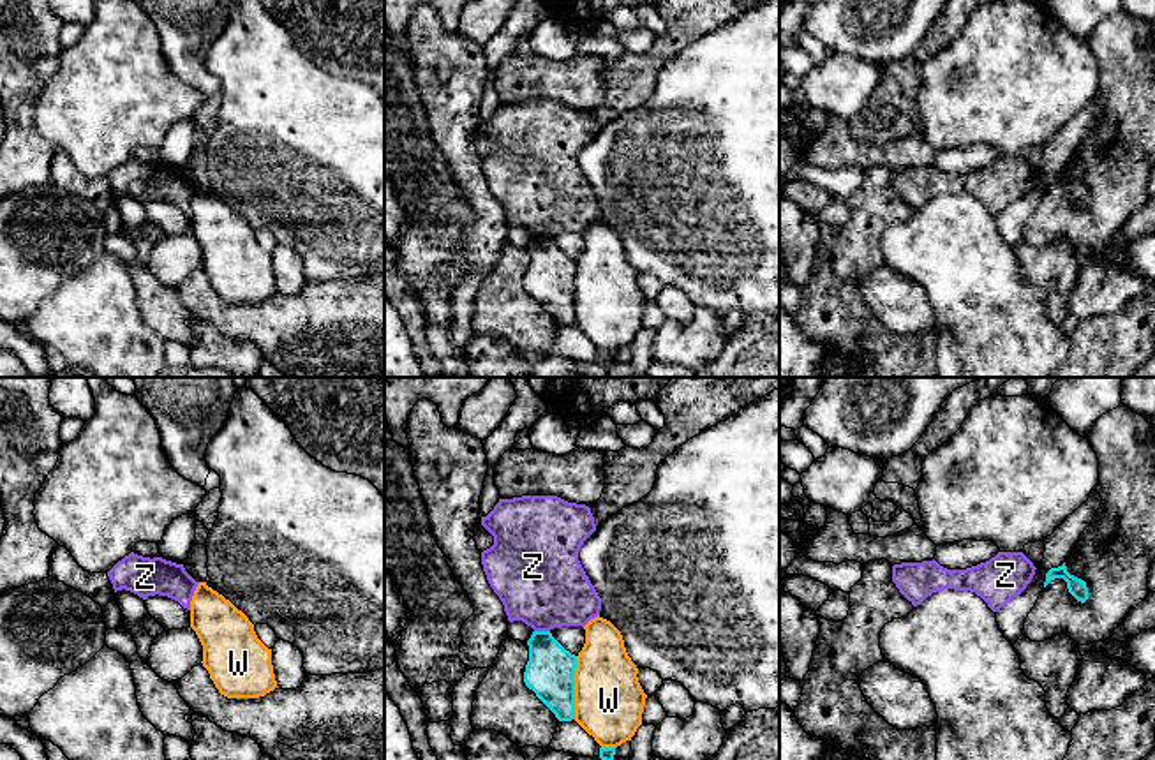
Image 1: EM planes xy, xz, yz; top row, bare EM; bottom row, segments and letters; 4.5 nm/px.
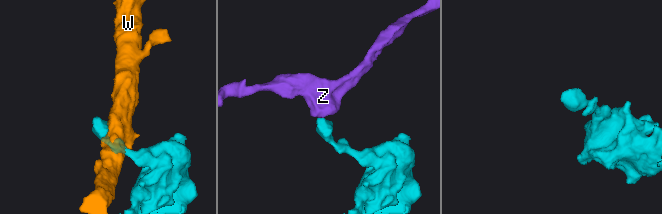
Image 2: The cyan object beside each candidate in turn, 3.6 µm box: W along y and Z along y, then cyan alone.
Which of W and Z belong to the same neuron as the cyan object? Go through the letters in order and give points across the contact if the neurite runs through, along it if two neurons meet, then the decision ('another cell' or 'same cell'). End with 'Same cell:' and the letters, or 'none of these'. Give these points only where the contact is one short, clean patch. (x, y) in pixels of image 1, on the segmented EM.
W: another cell
Z: border along xz (535, 630), (549, 632); another cell
Same cell: none of these

